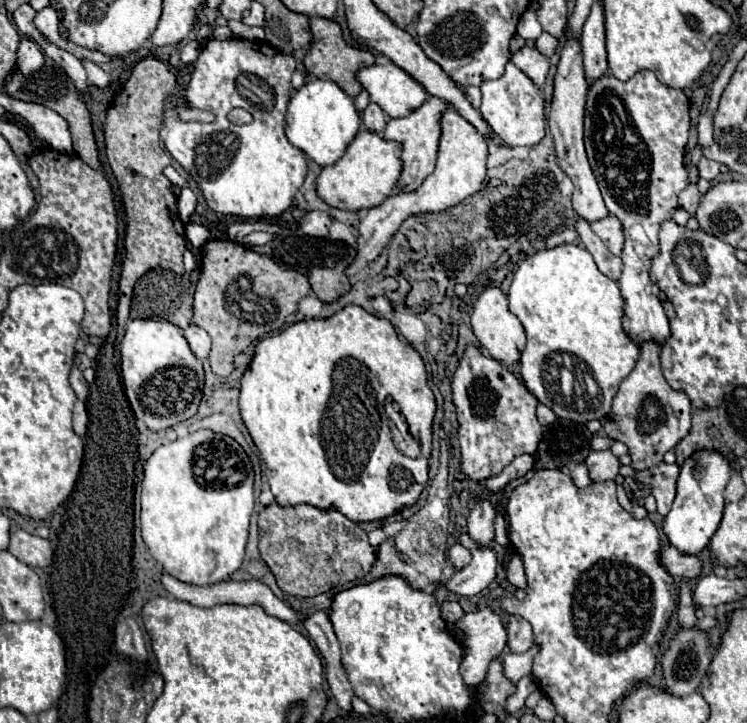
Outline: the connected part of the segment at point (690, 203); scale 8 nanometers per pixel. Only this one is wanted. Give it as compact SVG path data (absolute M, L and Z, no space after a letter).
M689 184L681 194L679 194L679 206L685 208L691 216L695 215L697 206L699 206L699 200L701 200L701 194L697 190L697 184Z

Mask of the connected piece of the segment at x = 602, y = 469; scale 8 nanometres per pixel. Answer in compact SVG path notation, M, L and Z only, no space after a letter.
M593 450L587 456L585 466L589 468L589 476L593 478L593 482L605 482L605 480L613 480L619 474L621 462L611 450L601 450L601 452Z

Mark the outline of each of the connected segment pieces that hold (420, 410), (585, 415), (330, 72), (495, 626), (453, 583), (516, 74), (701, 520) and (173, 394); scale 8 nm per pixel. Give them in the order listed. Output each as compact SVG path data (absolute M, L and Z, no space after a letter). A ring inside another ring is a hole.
M349 304L345 306L343 310L335 312L333 316L329 318L319 318L319 320L301 320L301 322L295 322L293 326L289 326L285 332L281 334L273 334L269 338L263 338L257 346L255 346L255 356L251 360L251 366L247 368L247 372L243 374L243 380L241 380L241 398L239 398L239 408L241 408L241 418L261 454L261 458L265 460L267 468L271 470L271 476L269 476L269 486L271 486L271 492L275 494L277 502L281 506L297 506L297 504L311 504L315 508L321 508L321 510L337 510L341 514L345 514L349 520L353 522L369 522L369 520L383 520L395 512L399 512L401 508L405 506L413 506L429 476L429 466L427 466L427 456L419 456L419 458L407 458L405 454L401 454L393 440L389 438L389 428L381 428L381 416L377 412L377 408L373 406L373 388L376 392L376 398L378 403L383 403L387 396L392 397L399 406L401 406L401 412L405 414L405 420L407 424L425 424L425 434L431 434L431 424L433 424L433 416L435 416L435 396L427 384L427 372L425 372L425 364L423 364L423 358L419 356L419 352L403 342L393 324L385 318L379 318L379 316L373 316L369 314L367 310L363 310L361 306L355 306L355 304Z
M563 244L525 258L507 300L527 334L521 376L529 392L559 418L585 424L607 416L617 386L639 358L639 344L623 330L623 296L617 282L599 272L585 248ZM563 370L571 374L571 384L561 384Z
M313 18L311 20L311 32L315 36L315 42L309 50L309 54L305 56L305 68L309 74L313 74L315 78L321 78L321 80L333 80L335 84L339 84L351 98L355 98L363 88L357 80L357 72L361 68L367 68L367 66L373 66L375 64L375 56L371 52L365 52L365 50L357 50L353 46L349 46L345 40L343 40L343 32L341 32L341 26L333 20L327 20L327 18Z
M491 606L475 614L465 614L457 628L465 632L467 654L461 662L461 674L467 686L477 686L483 682L489 662L497 658L507 646L507 630L499 612Z
M477 546L473 550L471 564L463 570L457 570L451 580L447 580L447 588L459 596L477 596L485 590L493 578L497 568L497 554L491 546Z
M507 62L505 74L493 82L483 82L481 92L481 116L507 146L535 146L541 142L545 136L545 98L523 70L513 62Z
M697 450L683 464L677 478L677 496L665 516L663 530L677 550L685 554L699 554L715 534L725 508L723 488L731 476L731 464L719 450Z
M131 320L119 348L127 400L135 416L143 420L147 428L165 430L195 416L203 398L205 372L195 354L191 354L179 326L167 320Z

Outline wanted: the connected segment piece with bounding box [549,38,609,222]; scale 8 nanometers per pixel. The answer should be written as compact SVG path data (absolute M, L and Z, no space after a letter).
M567 38L565 46L561 50L561 60L557 64L557 74L555 74L555 94L553 94L551 114L549 114L549 130L551 130L553 142L555 142L559 166L575 184L573 210L583 220L595 222L595 220L603 220L609 214L609 210L603 202L603 196L599 192L597 180L591 172L591 166L585 156L585 146L583 146L583 112L585 112L587 90L589 90L589 82L587 82L585 70L583 70L583 54L581 54L579 38Z

